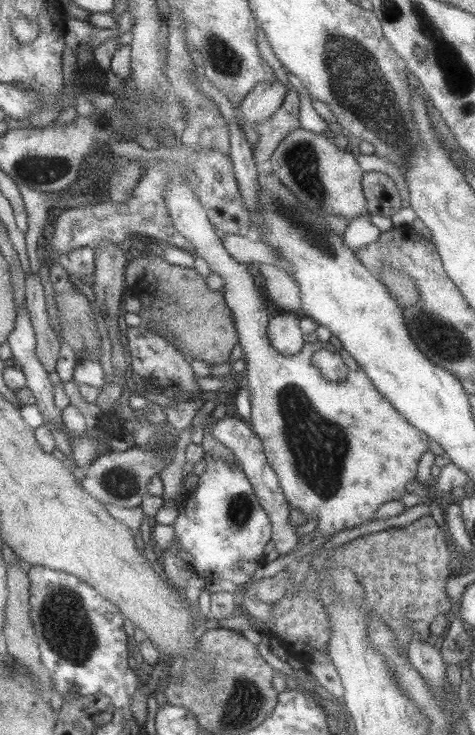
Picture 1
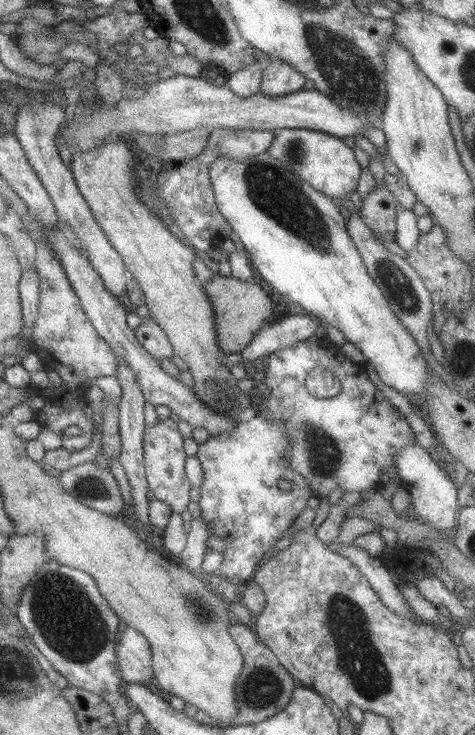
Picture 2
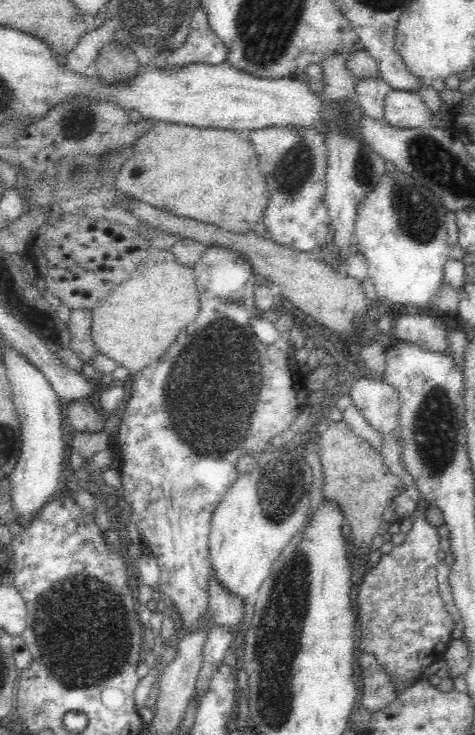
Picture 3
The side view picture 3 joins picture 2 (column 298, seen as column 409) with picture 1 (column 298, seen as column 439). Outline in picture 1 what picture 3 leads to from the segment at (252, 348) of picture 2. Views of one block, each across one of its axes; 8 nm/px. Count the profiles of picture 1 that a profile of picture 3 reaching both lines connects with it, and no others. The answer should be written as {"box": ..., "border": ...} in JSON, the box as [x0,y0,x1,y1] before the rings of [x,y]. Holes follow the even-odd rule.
{"box":[266,312,306,356],"border":[[[283,312],[268,320],[266,336],[270,346],[282,356],[294,356],[306,344],[299,329],[299,318],[293,312]]]}

